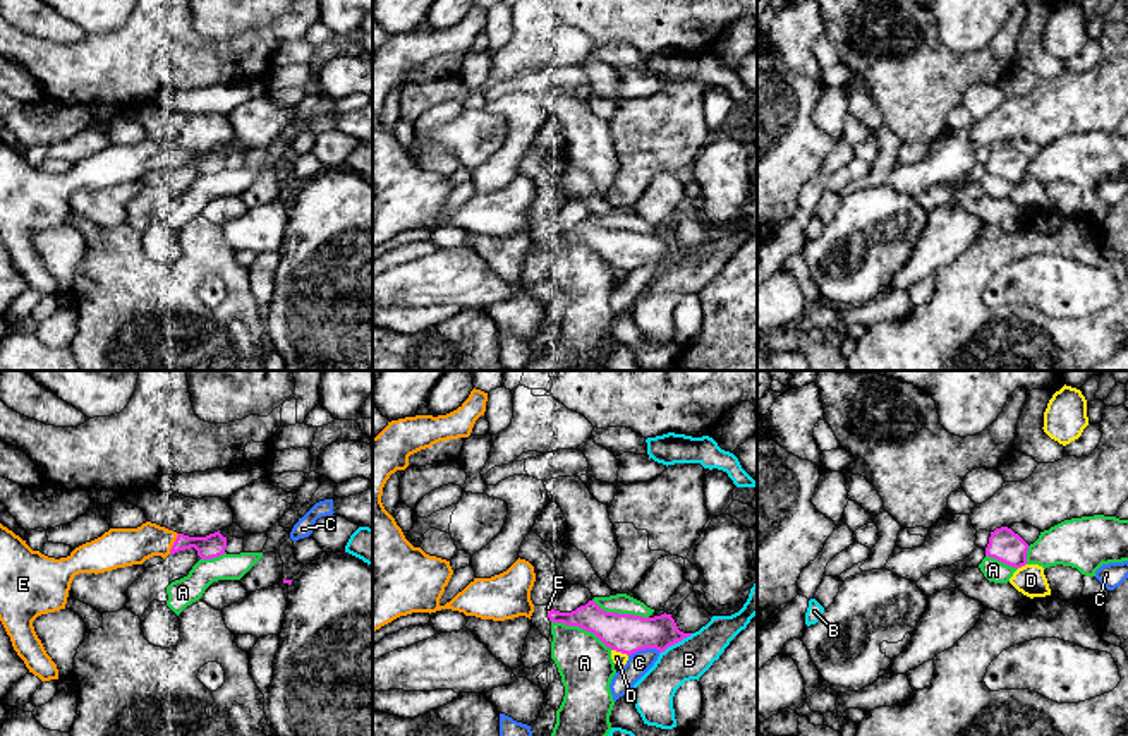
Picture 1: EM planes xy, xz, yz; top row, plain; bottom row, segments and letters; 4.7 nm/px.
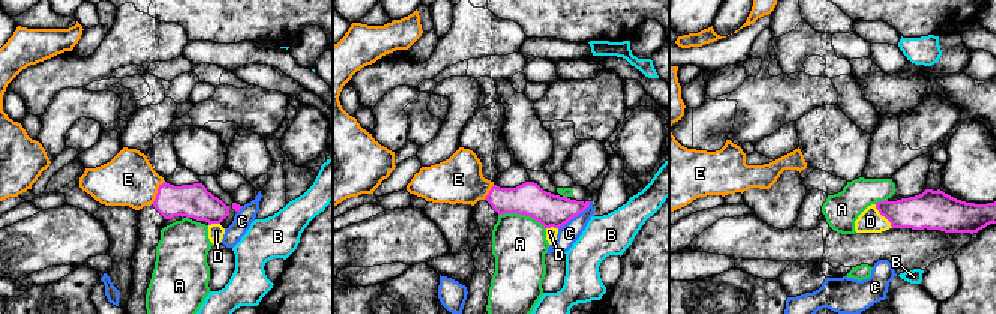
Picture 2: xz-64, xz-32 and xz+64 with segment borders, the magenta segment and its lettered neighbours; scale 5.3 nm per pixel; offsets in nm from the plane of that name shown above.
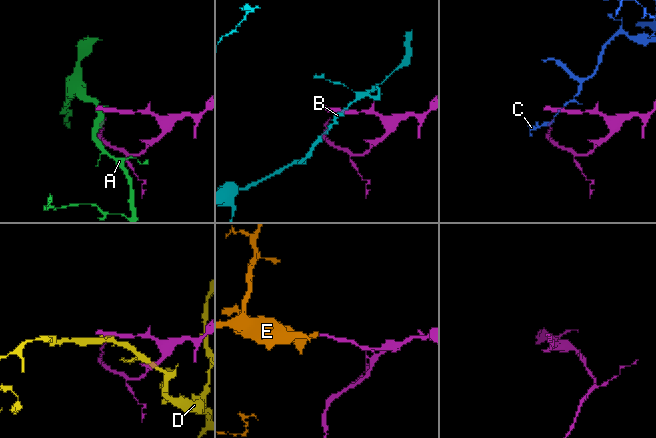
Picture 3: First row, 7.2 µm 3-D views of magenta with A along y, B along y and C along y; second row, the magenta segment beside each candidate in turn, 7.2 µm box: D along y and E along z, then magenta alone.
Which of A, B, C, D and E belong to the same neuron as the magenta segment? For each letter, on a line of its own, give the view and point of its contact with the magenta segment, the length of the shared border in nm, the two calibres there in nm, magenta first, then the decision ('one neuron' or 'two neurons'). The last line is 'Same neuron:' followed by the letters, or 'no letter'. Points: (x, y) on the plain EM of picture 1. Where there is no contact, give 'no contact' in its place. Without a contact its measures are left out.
A: xz (582, 244) | 320 nm | 190/260 nm | two neurons
B: xz (675, 258) | 190 nm | 190/190 nm | two neurons
C: xz (644, 265) | 150 nm | 190/110 nm | two neurons
D: xz (620, 266) | 90 nm | 190/60 nm | two neurons
E: xy (174, 160) | 110 nm | 110/180 nm | one neuron
Same neuron: E

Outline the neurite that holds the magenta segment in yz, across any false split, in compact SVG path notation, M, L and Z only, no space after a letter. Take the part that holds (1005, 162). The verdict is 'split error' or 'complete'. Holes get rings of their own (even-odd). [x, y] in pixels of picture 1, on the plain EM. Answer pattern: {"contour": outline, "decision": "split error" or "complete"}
{"contour": "M1008 142L991 148L985 172L994 173L1008 182L1022 184L1027 180L1028 160Z", "decision": "complete"}

